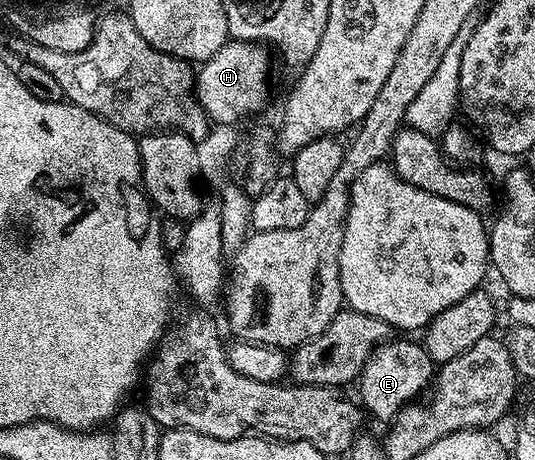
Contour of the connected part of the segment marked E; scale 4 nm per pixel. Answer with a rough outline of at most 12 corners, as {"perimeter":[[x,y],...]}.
{"perimeter":[[397,337],[371,353],[359,403],[394,415],[430,386],[433,358]]}

